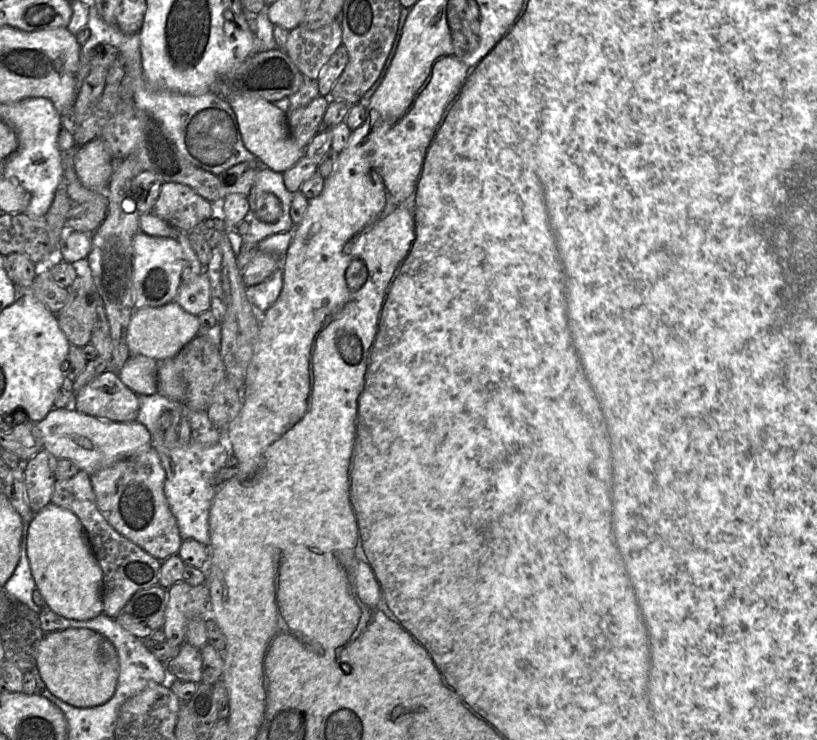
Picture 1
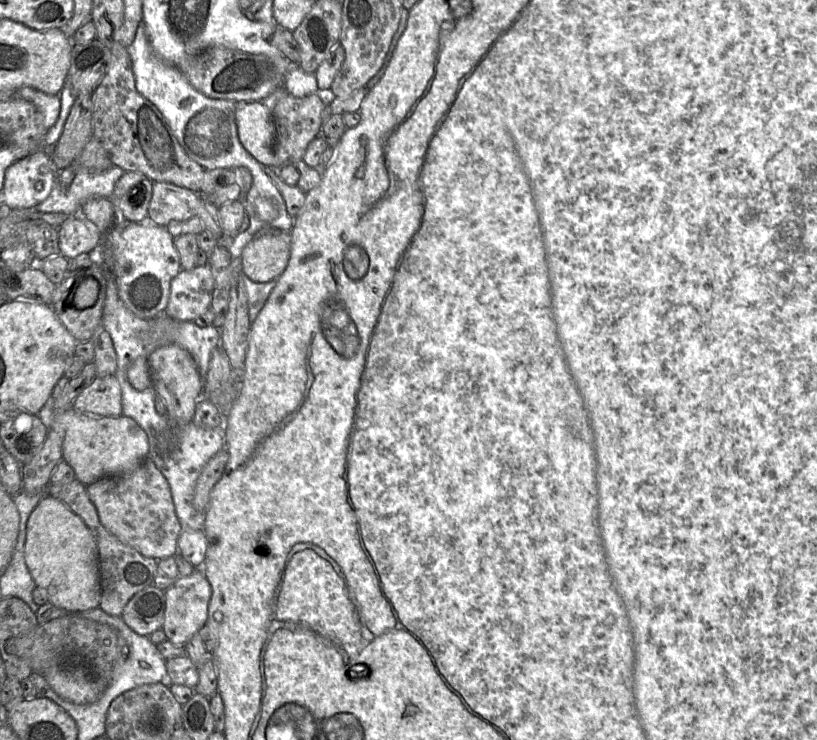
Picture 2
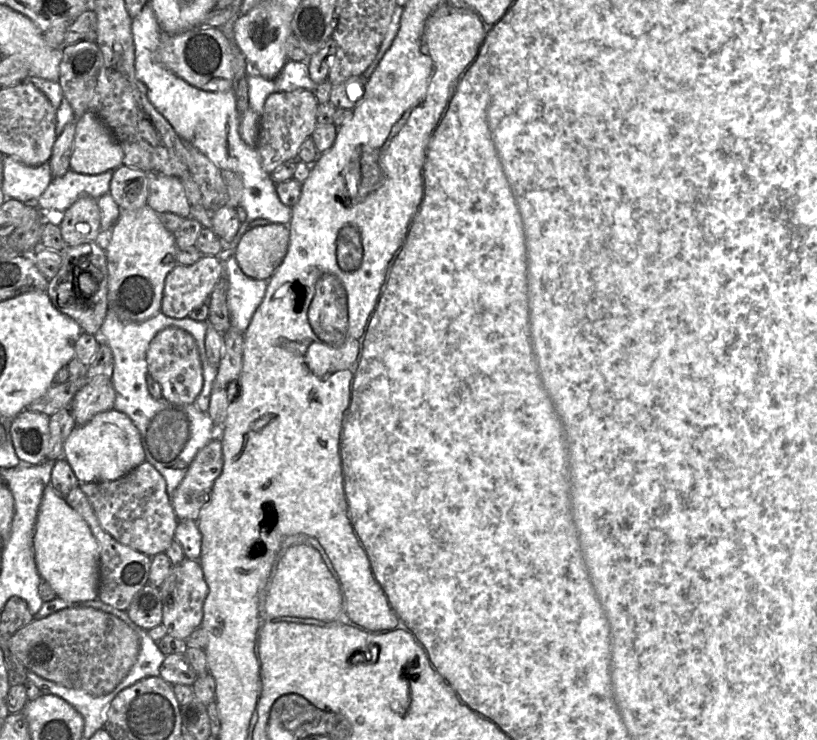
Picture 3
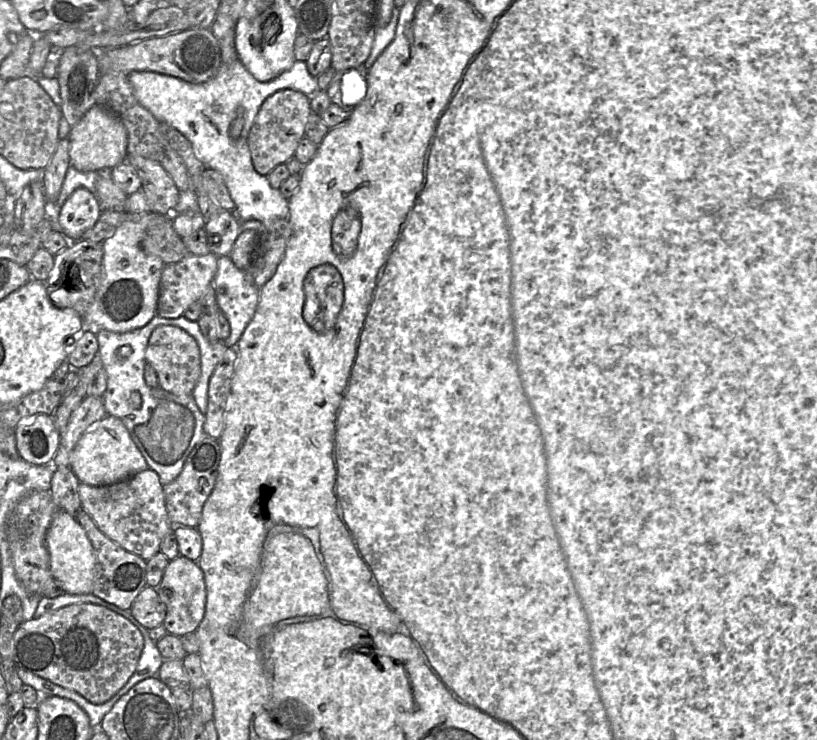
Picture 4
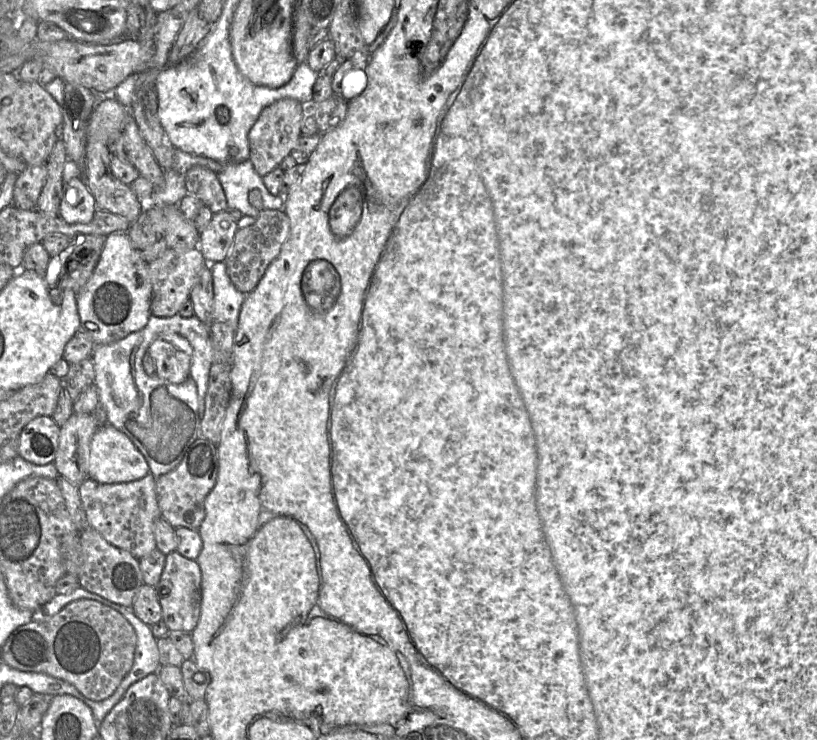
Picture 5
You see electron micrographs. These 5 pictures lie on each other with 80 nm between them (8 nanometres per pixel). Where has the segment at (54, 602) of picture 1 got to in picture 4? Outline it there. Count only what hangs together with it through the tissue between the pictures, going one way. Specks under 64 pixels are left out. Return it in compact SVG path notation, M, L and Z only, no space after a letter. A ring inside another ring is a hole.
M58 509L47 530L45 541L52 577L62 584L65 593L75 595L92 593L96 554L78 520L66 511Z

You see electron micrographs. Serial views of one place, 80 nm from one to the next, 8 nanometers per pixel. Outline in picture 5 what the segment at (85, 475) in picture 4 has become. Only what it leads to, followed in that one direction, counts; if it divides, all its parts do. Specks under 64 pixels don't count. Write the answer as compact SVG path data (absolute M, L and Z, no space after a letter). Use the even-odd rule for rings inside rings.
M110 423L99 426L90 442L88 478L101 484L124 483L150 473L149 466L129 437Z

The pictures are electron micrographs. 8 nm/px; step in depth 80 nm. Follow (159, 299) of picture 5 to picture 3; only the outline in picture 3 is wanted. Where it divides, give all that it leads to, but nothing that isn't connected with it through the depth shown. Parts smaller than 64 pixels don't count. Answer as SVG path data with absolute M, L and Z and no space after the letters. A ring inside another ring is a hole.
M202 256L191 265L177 265L166 276L160 311L167 317L183 319L203 303L207 303L210 295L223 275L222 258L218 256Z

